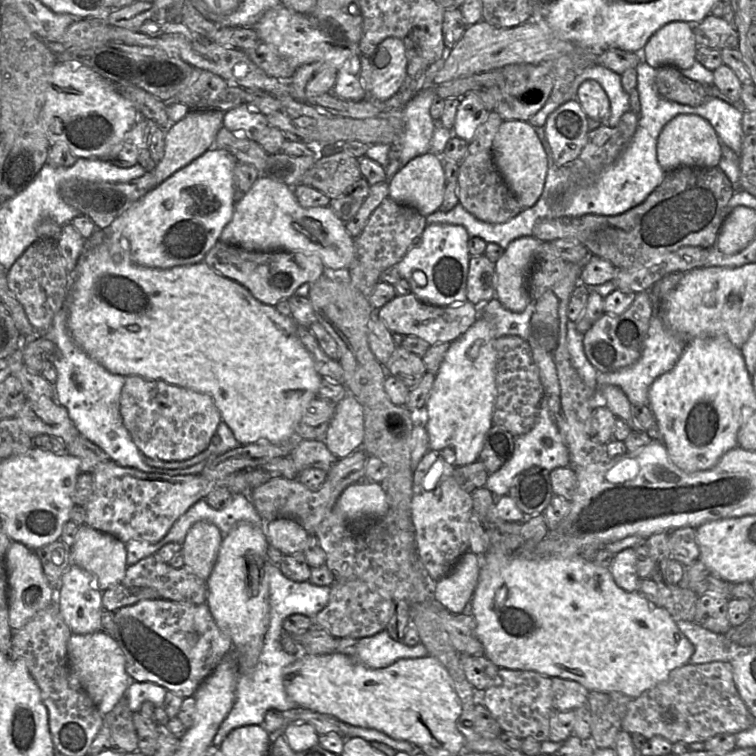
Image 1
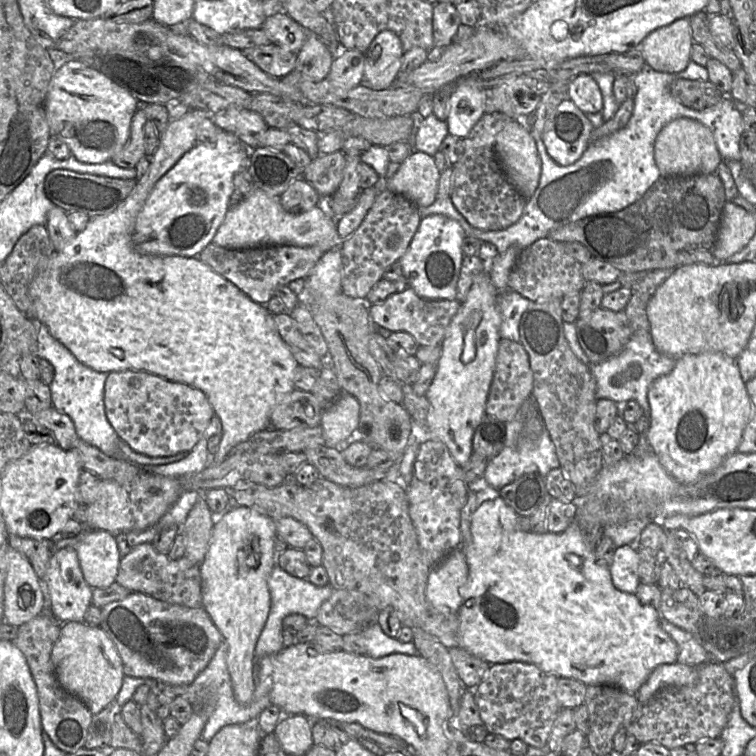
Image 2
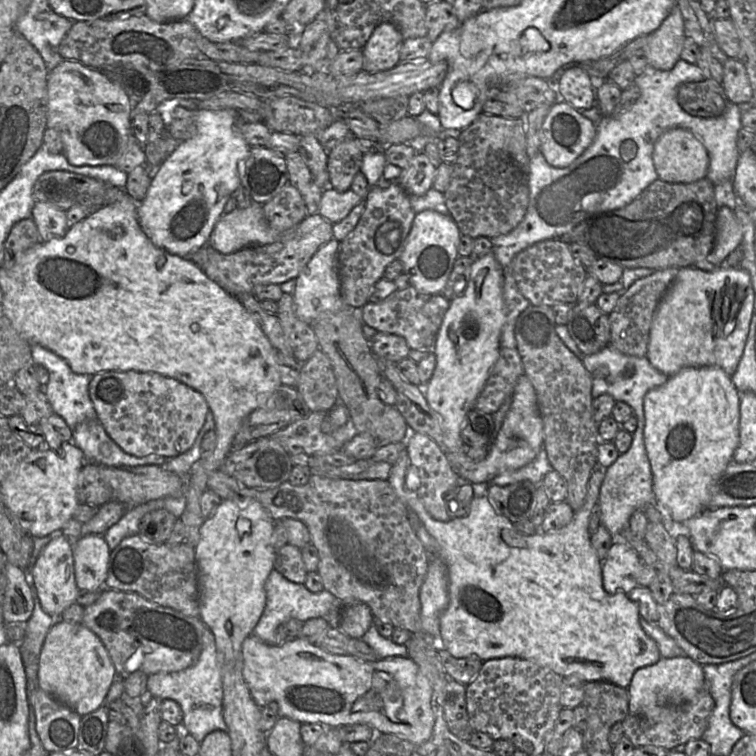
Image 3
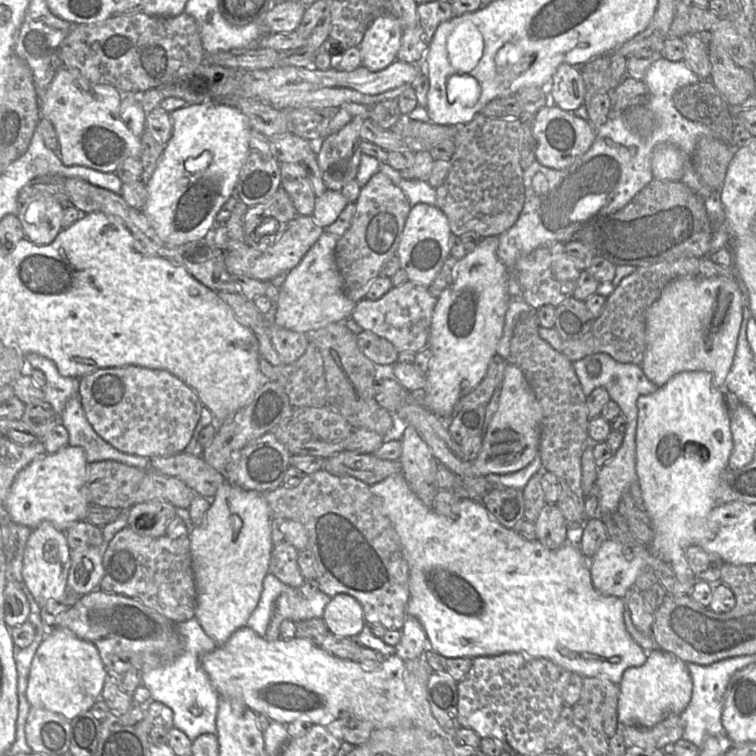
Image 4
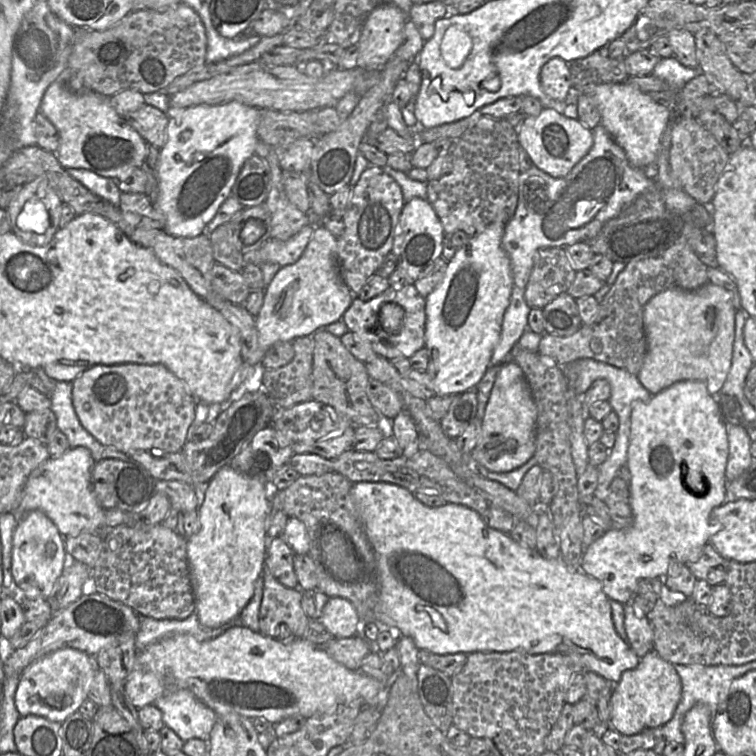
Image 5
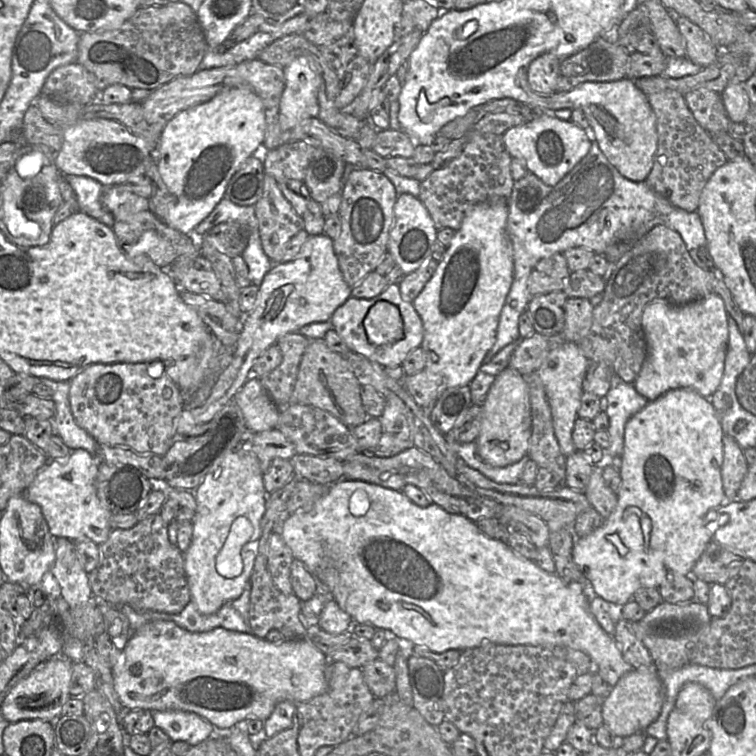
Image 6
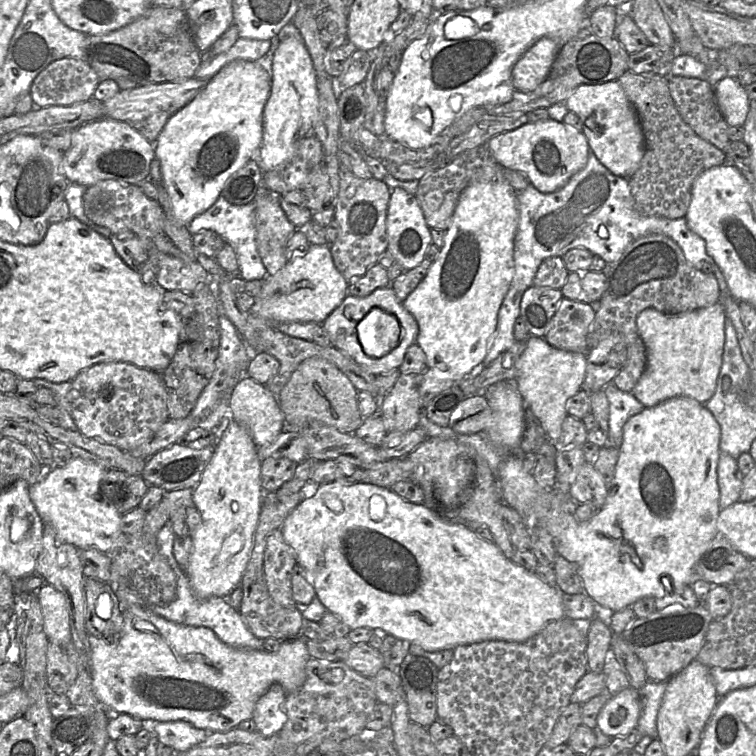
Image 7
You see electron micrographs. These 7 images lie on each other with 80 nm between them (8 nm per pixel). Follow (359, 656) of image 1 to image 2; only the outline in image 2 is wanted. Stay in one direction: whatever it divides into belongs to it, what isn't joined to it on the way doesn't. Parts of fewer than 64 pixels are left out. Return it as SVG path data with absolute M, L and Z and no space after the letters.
M371 624L361 632L365 645L365 654L372 658L382 658L394 653L416 656L418 650L413 642L403 643L384 633L379 624Z

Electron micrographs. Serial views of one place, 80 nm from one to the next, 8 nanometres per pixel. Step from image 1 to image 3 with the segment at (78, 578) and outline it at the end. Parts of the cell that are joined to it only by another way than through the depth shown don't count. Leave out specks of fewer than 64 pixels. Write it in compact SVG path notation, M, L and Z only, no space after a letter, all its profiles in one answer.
M56 530L48 536L50 540L35 560L31 557L27 570L31 572L43 610L50 615L60 615L66 608L76 603L80 590L75 581L72 545L61 530Z

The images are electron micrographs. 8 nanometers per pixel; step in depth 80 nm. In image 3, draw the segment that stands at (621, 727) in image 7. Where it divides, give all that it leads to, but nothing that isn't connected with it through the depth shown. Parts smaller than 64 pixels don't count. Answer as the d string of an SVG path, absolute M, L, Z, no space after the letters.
M661 657L650 666L638 669L627 688L629 694L629 714L658 715L660 709L668 705L678 705L692 701L704 688L703 666L689 657Z

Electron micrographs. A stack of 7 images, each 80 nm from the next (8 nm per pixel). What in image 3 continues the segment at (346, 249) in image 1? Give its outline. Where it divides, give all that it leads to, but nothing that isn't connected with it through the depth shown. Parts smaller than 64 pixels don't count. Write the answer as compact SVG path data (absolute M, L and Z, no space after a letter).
M252 202L247 208L236 208L223 214L211 232L208 244L228 254L252 245L274 243L283 234L270 226L263 204Z

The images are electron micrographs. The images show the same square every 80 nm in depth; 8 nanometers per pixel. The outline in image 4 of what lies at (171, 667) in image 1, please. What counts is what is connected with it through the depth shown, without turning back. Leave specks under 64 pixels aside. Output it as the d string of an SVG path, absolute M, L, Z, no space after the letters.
M95 589L82 596L70 609L55 621L53 627L67 628L77 637L92 642L98 649L100 657L108 670L116 670L118 662L132 664L136 669L142 666L164 665L184 651L184 640L176 622L145 606L141 601L122 594Z

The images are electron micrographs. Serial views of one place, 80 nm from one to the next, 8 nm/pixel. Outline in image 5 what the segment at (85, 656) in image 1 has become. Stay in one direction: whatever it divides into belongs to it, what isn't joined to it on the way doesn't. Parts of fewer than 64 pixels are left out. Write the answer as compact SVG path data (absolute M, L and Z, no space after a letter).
M71 647L60 648L38 658L21 674L14 697L19 715L36 715L62 723L68 716L78 712L87 699L95 667L93 656Z

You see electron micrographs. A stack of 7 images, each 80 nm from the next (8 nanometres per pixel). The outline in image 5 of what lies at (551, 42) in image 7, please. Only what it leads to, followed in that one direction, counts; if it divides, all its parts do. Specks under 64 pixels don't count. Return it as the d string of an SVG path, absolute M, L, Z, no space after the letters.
M552 58L542 67L540 82L544 93L555 101L568 104L577 104L581 95L574 88L569 69L569 63Z

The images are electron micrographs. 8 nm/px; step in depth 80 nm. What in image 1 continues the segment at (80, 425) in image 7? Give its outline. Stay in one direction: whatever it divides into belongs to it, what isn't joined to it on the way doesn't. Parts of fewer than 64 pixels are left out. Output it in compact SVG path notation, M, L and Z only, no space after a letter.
M140 375L125 376L120 395L120 414L133 442L147 457L188 460L206 450L222 421L206 394Z

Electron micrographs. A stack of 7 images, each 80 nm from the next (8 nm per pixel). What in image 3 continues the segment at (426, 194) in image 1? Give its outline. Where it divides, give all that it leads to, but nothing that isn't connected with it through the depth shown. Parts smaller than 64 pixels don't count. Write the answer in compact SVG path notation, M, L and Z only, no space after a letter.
M417 152L406 168L403 168L399 185L408 195L424 195L432 186L436 167L424 152Z

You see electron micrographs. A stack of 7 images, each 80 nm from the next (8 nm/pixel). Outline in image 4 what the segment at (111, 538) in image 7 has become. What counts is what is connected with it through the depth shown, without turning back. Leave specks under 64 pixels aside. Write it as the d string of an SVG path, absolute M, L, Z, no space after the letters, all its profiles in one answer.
M69 444L56 453L45 453L33 460L18 473L5 502L12 520L31 529L49 521L62 531L71 523L84 520L90 505L87 465L85 450Z

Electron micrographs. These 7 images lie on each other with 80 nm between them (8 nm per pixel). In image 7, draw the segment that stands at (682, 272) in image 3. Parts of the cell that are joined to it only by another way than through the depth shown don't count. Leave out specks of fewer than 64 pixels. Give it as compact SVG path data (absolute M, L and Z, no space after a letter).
M720 302L677 315L644 309L637 317L637 328L646 347L646 368L632 393L645 408L654 407L673 397L686 396L705 404L713 396L722 364L726 313Z

